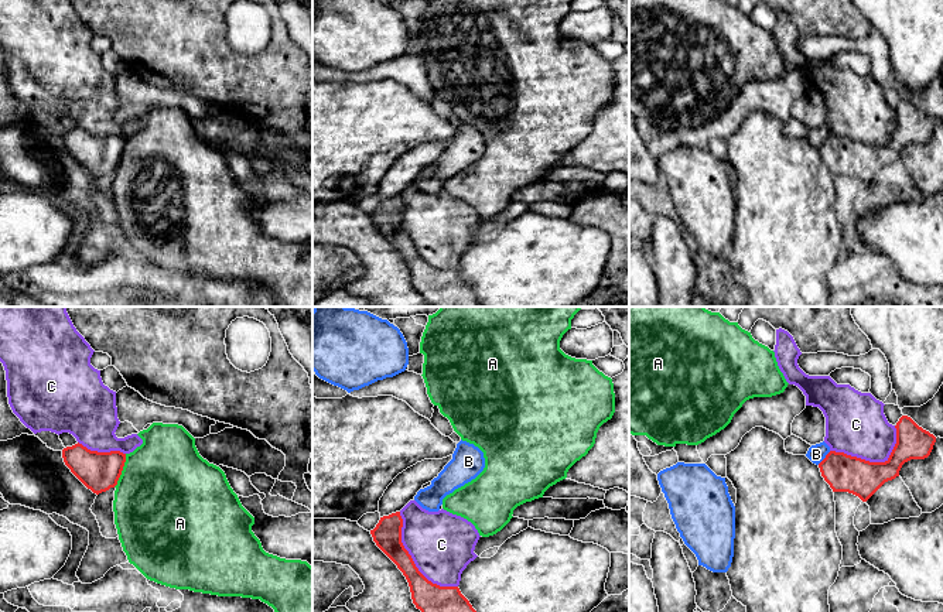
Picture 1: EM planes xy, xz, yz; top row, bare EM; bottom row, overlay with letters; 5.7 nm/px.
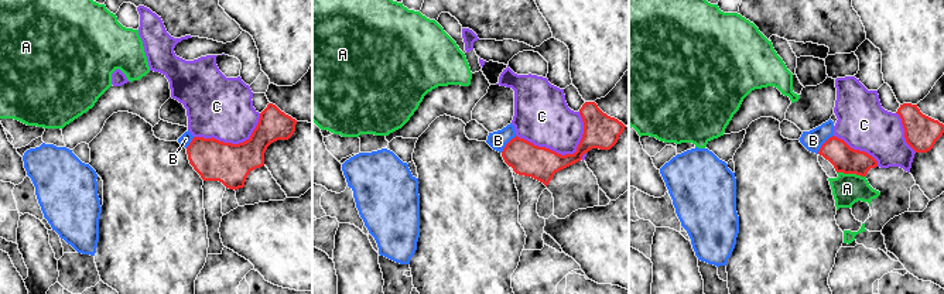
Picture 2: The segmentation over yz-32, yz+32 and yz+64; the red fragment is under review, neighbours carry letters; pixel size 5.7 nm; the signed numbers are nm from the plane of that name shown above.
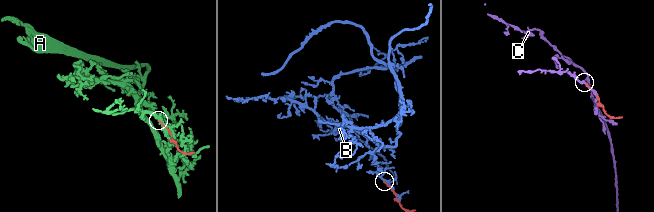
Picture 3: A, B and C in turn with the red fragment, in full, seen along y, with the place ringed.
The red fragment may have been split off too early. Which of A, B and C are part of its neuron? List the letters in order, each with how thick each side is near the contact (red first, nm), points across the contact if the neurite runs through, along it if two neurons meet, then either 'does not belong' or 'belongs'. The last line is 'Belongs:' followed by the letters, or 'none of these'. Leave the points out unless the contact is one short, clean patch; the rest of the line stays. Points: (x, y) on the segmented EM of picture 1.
A: calibres 220 and 500 nm; does not belong
B: calibres 220 and 100 nm; border yz (830, 451), (817, 464); does not belong
C: calibres 170 and 380 nm; does not belong
Belongs: none of these

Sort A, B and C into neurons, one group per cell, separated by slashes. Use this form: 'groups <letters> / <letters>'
groups A / B / C

